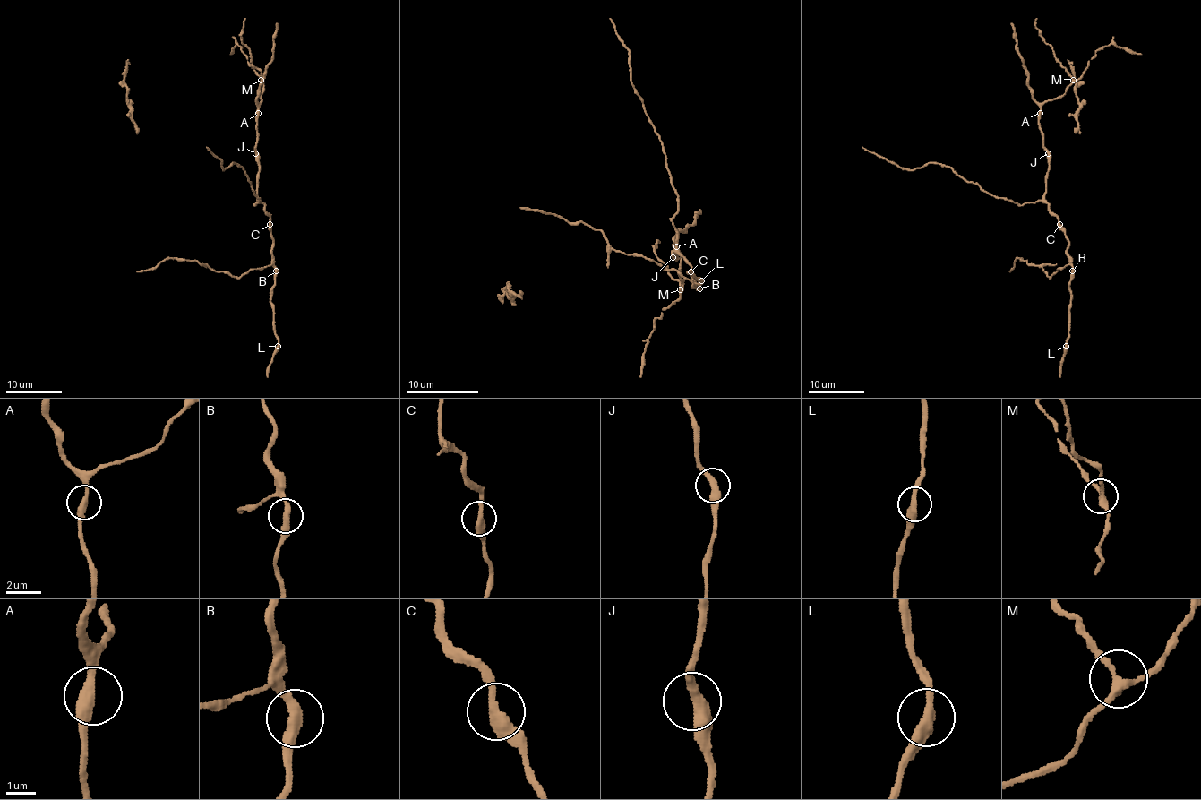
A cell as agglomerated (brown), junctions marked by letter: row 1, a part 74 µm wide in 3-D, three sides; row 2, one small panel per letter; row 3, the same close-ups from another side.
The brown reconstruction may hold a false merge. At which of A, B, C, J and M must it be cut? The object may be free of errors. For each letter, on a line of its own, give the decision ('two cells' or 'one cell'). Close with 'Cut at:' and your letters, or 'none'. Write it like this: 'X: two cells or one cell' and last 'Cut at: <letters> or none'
A: one cell
B: one cell
C: one cell
J: one cell
M: one cell
Cut at: none

